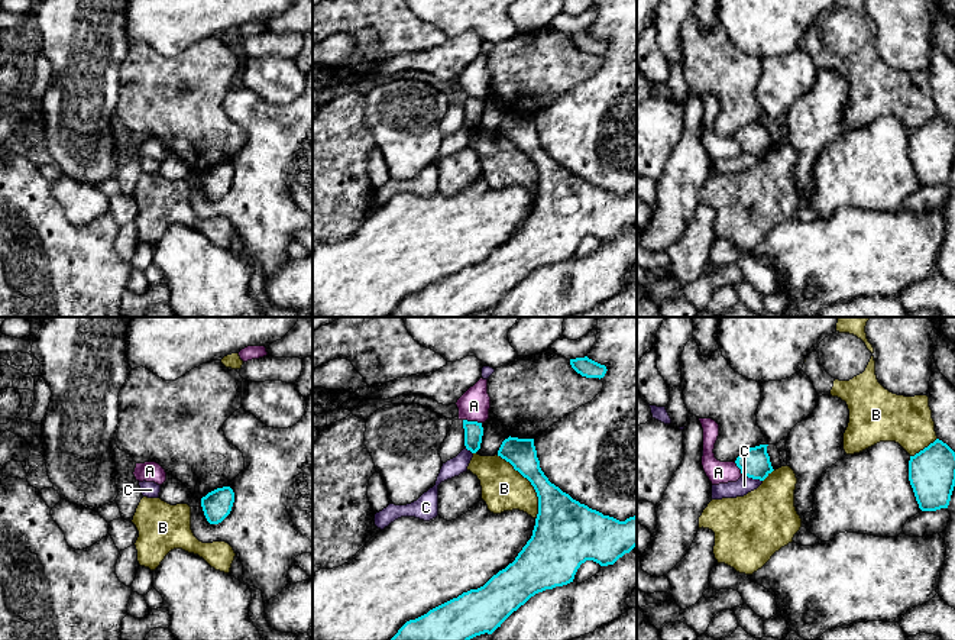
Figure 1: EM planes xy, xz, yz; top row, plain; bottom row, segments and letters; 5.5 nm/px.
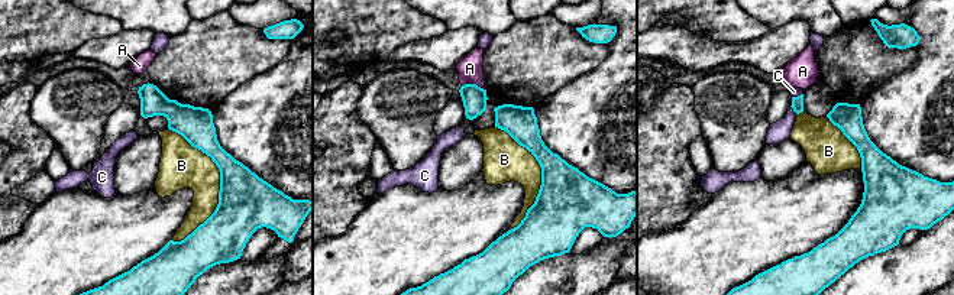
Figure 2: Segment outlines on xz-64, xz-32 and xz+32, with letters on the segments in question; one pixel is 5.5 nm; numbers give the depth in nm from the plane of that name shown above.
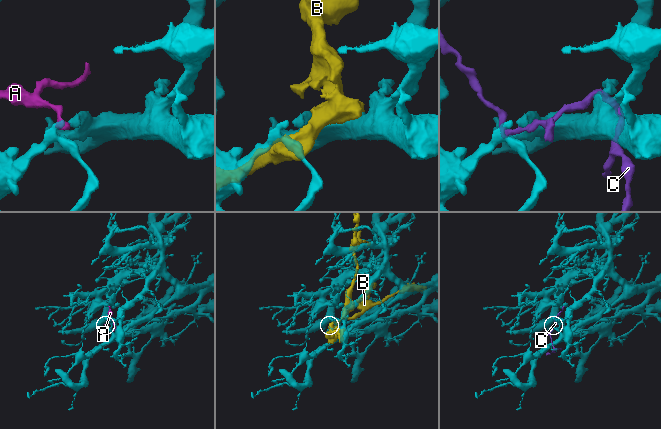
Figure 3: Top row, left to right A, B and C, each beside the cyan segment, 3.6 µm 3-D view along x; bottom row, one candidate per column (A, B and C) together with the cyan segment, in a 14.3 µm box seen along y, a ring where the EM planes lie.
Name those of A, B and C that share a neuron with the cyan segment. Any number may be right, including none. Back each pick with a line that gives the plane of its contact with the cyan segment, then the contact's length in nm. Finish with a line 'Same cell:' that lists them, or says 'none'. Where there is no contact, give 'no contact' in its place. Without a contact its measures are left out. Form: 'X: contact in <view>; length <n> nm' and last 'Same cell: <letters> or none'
Same cell: none

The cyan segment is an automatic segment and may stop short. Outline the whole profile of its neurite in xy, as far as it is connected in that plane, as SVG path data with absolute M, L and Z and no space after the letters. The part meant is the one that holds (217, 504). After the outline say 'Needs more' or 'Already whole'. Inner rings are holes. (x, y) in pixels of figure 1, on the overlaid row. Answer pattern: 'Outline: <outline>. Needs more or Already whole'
Outline: M230 487L217 488L201 498L204 515L210 524L221 523L232 511L234 492Z. Already whole

